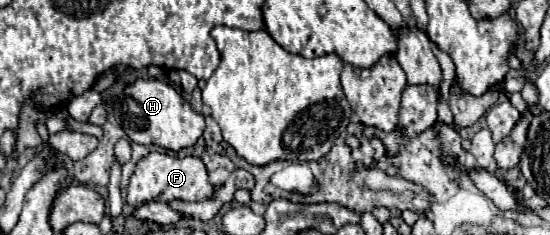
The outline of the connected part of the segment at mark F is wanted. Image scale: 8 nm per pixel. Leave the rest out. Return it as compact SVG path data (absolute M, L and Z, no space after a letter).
M150 152L146 154L144 158L140 158L140 162L136 164L136 170L134 174L130 176L130 184L126 188L126 202L132 206L132 208L140 208L142 204L150 202L150 200L160 200L160 202L172 202L172 200L184 200L184 202L198 202L198 200L204 200L204 198L210 198L214 192L214 186L208 184L208 172L206 172L206 166L200 158L174 158L170 154L160 154L160 152Z

